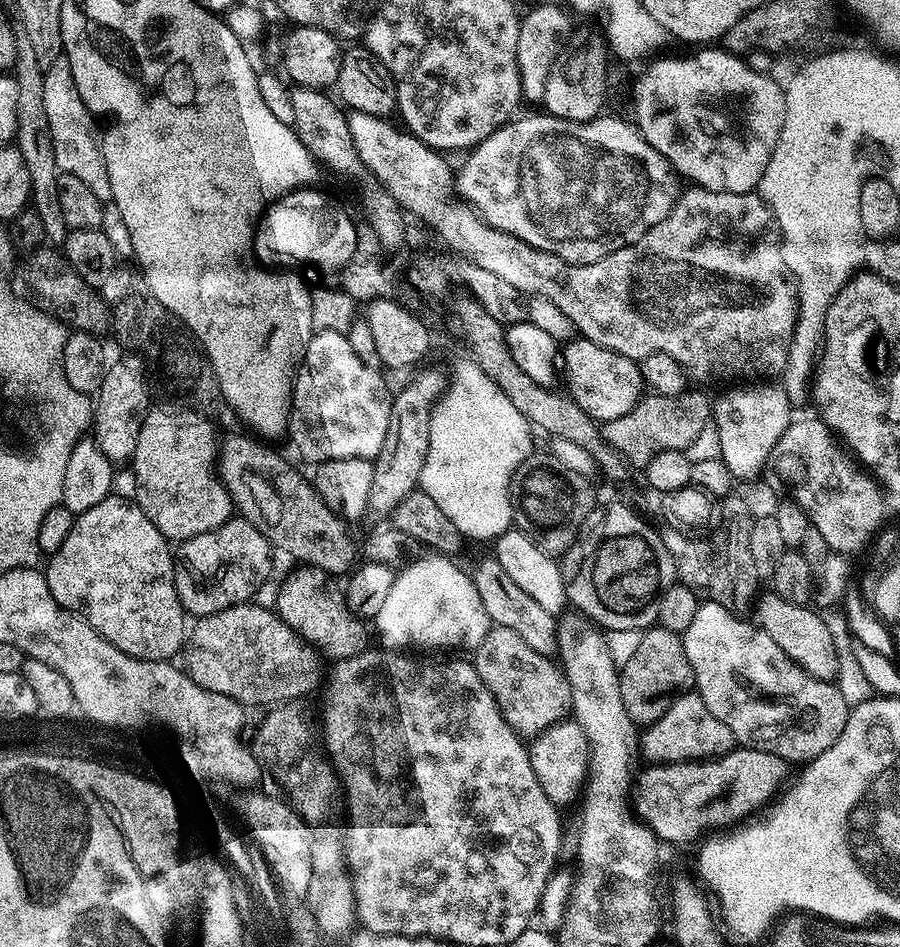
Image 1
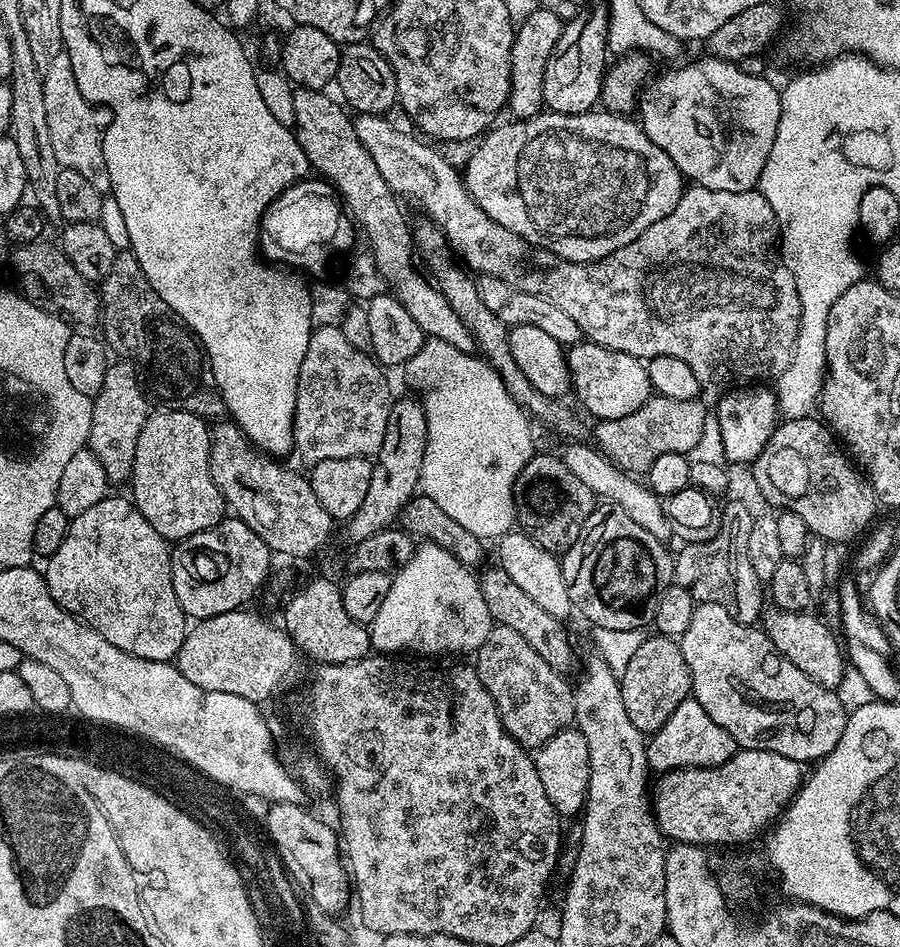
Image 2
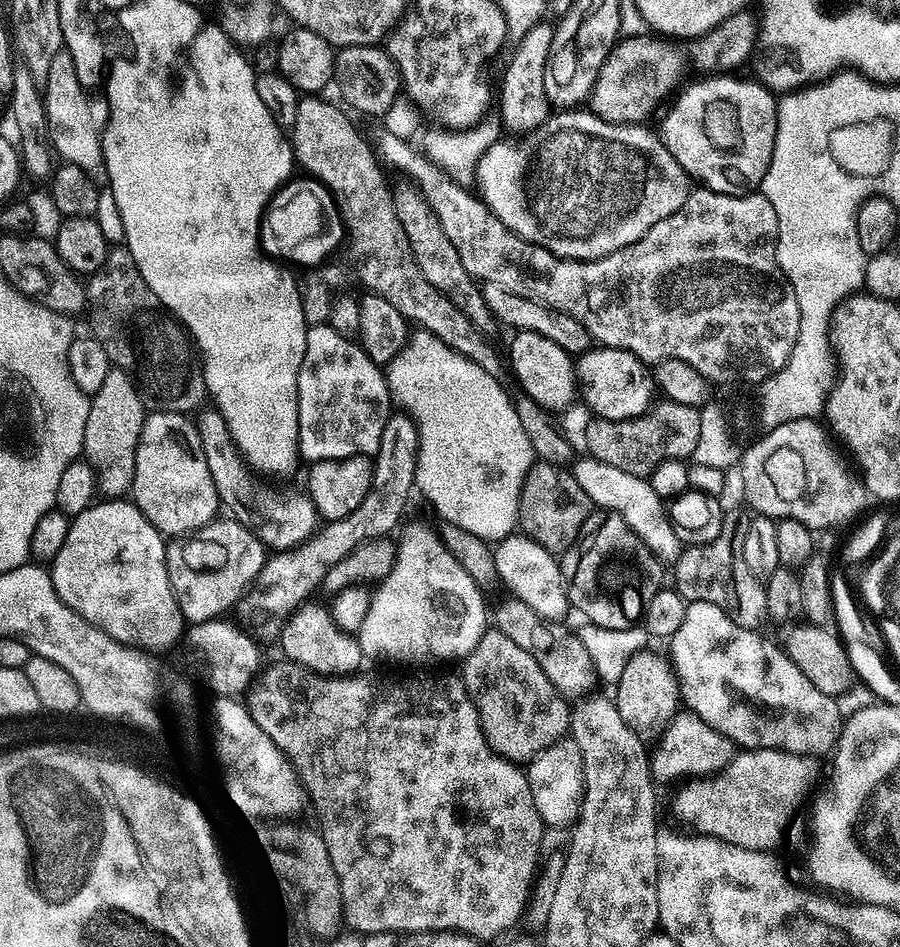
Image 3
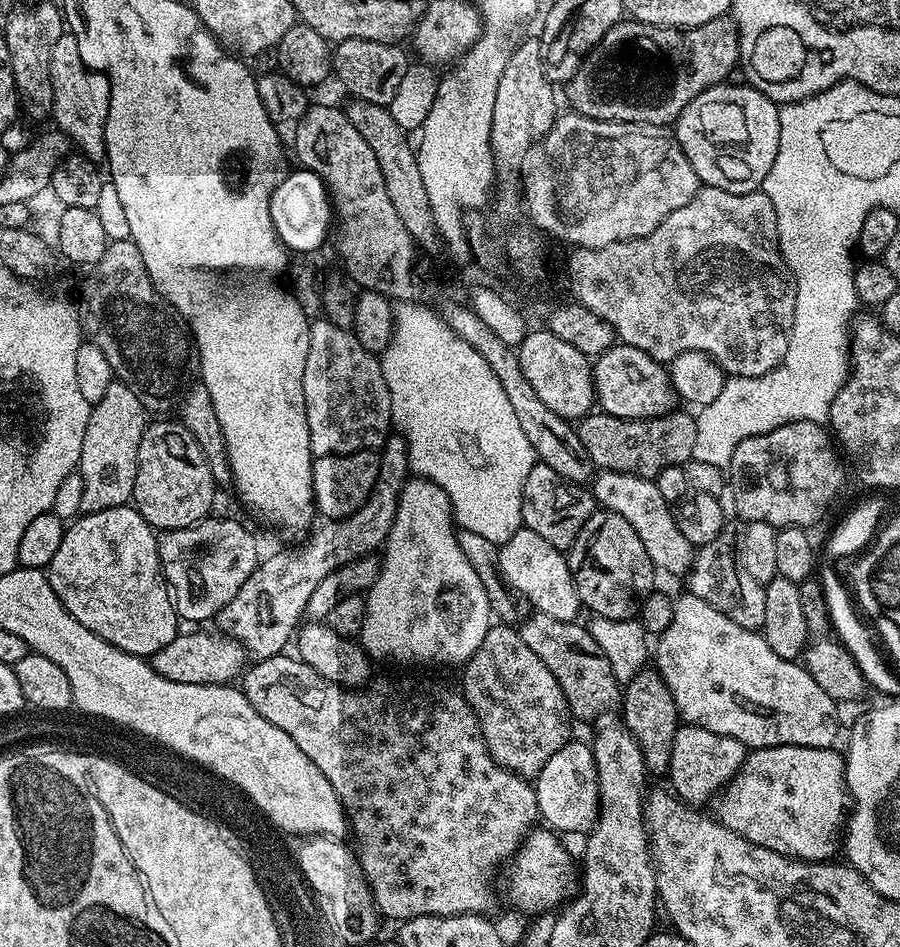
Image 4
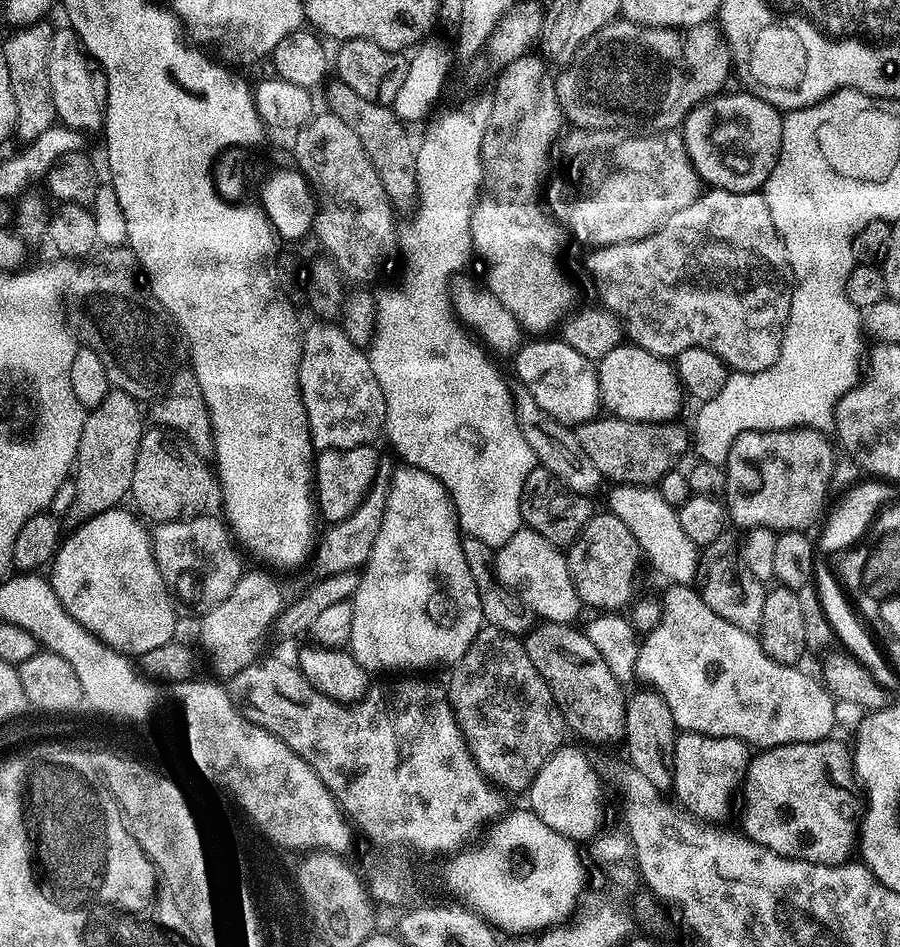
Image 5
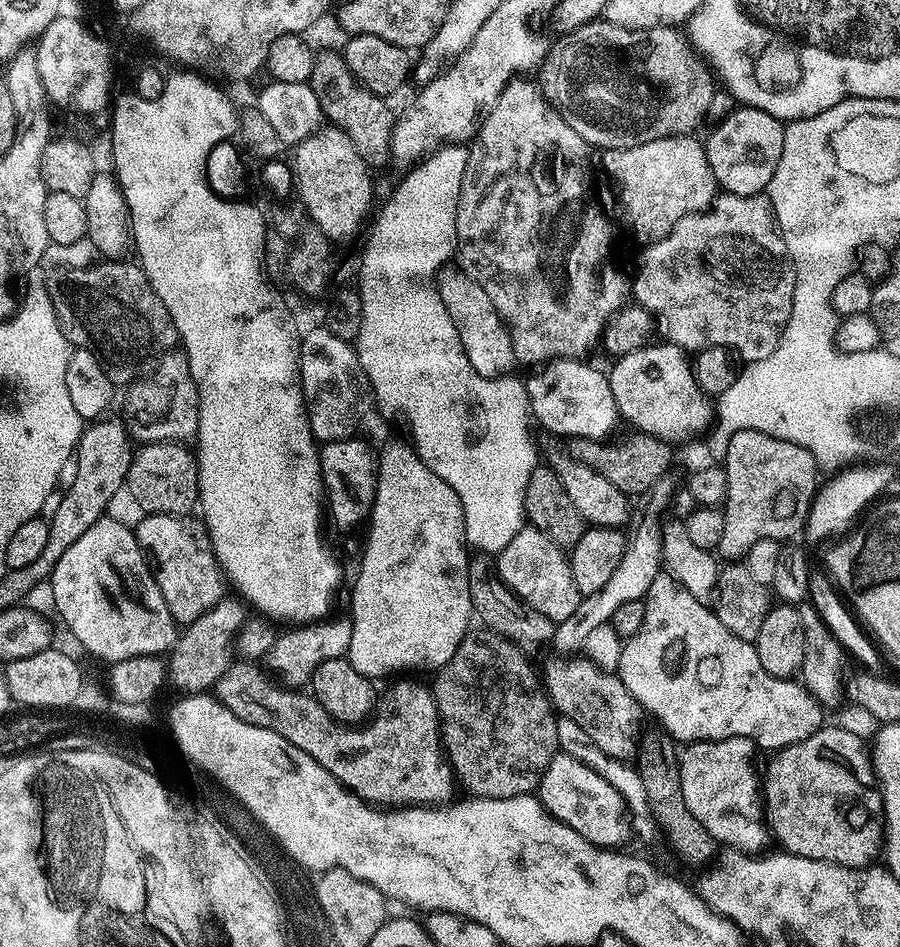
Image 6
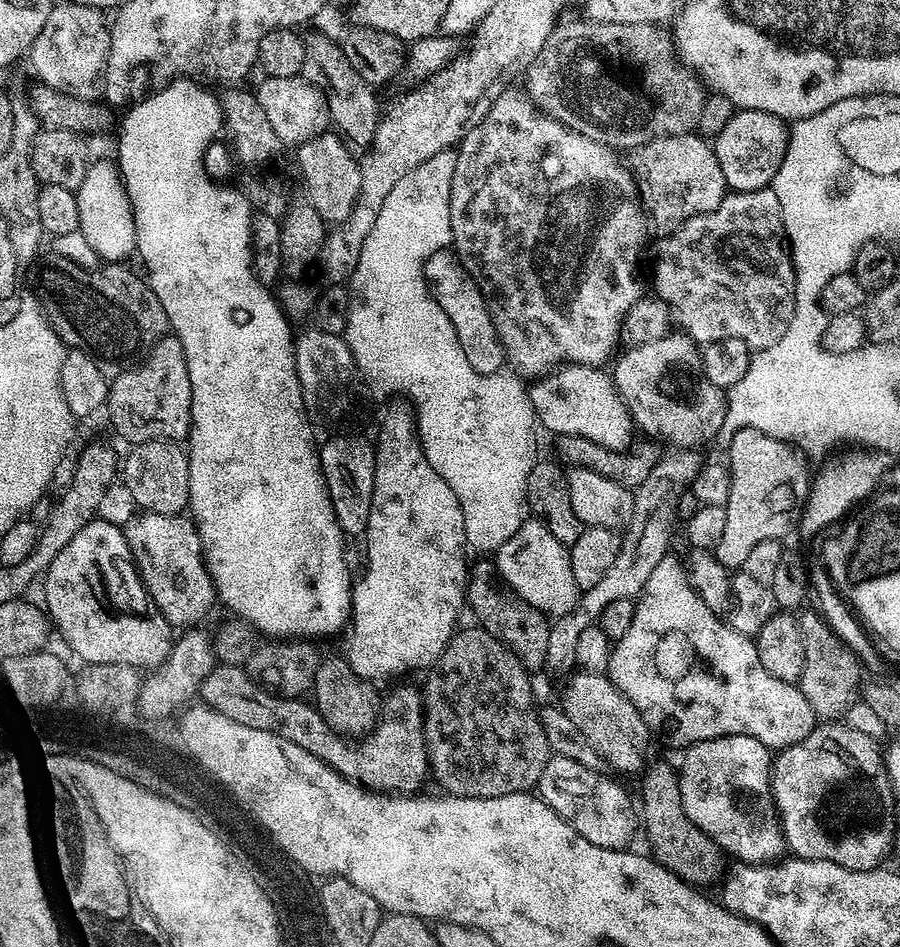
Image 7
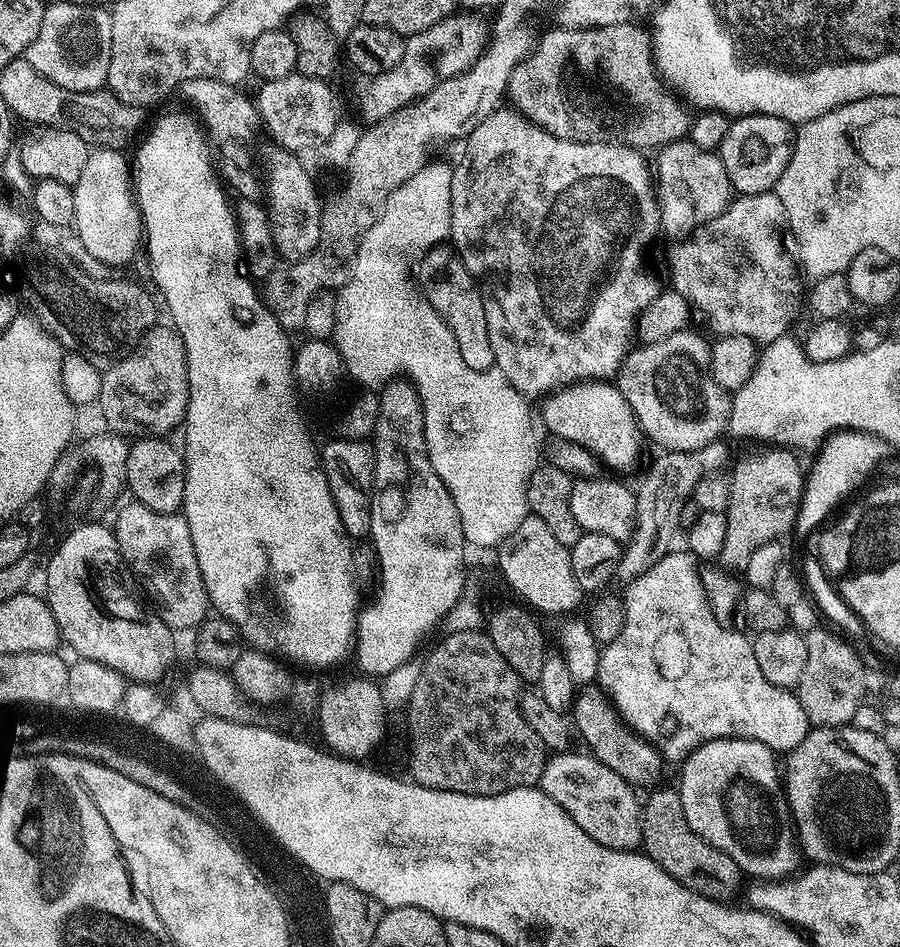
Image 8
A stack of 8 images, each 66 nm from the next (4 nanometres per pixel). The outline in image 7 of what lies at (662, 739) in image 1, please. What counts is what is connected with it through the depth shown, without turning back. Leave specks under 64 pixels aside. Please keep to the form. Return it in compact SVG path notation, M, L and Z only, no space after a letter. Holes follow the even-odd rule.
M719 736L691 745L683 753L684 761L678 764L682 806L702 834L706 834L729 857L737 856L748 866L768 866L777 859L778 813L776 799L772 796L773 753L758 738L749 736Z

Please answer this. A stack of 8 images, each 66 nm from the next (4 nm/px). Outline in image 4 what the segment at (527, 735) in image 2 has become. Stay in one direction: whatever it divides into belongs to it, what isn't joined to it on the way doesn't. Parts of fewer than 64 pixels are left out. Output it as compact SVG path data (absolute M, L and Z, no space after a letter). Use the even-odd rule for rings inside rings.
M493 623L488 629L486 638L482 638L482 646L474 650L474 654L463 665L464 692L462 700L472 709L475 723L478 725L480 738L491 756L492 763L521 778L535 778L543 772L546 762L570 739L568 724L570 713L554 674L546 670L546 666L526 642L522 642L519 631L515 627Z

